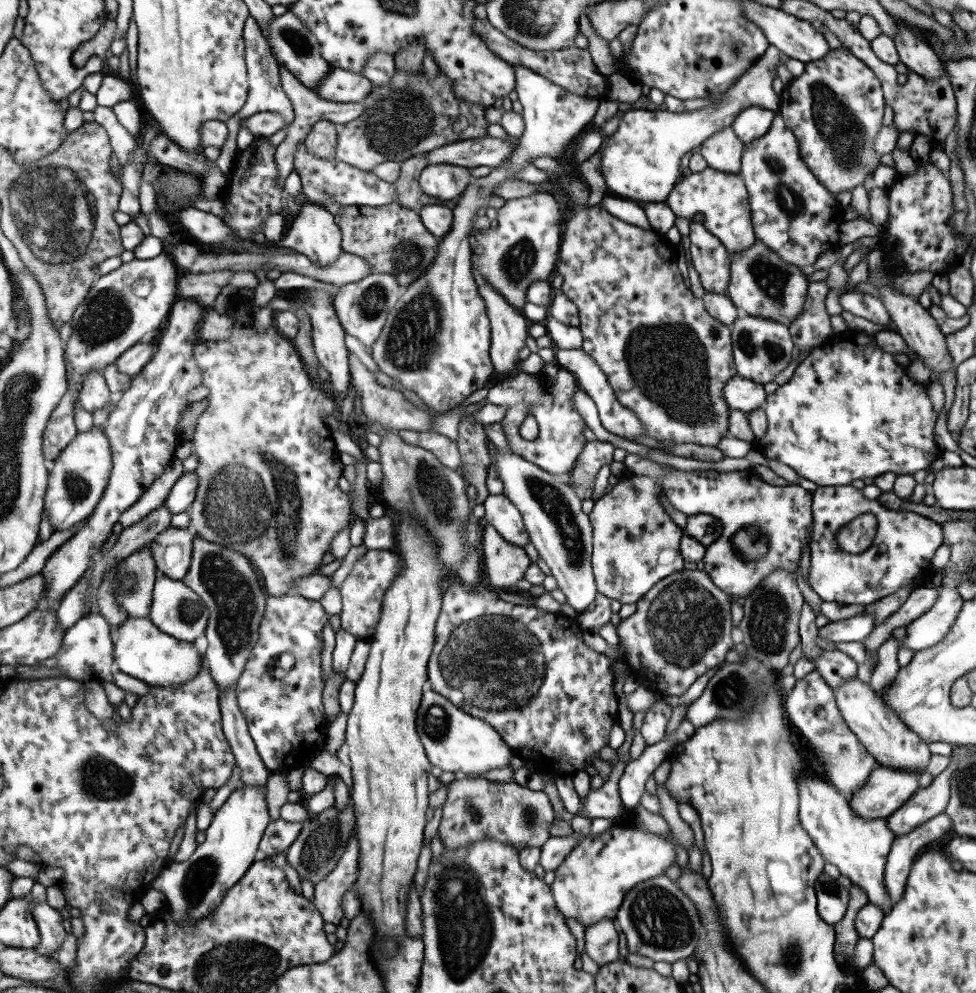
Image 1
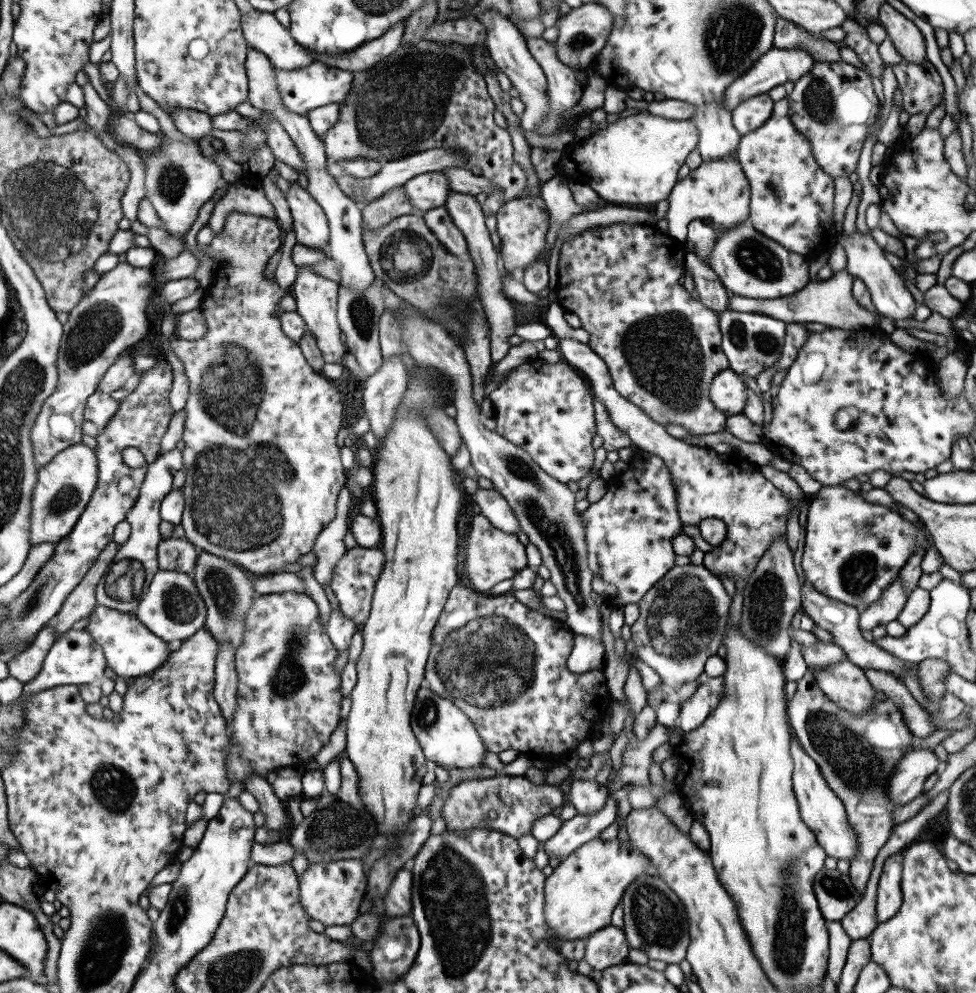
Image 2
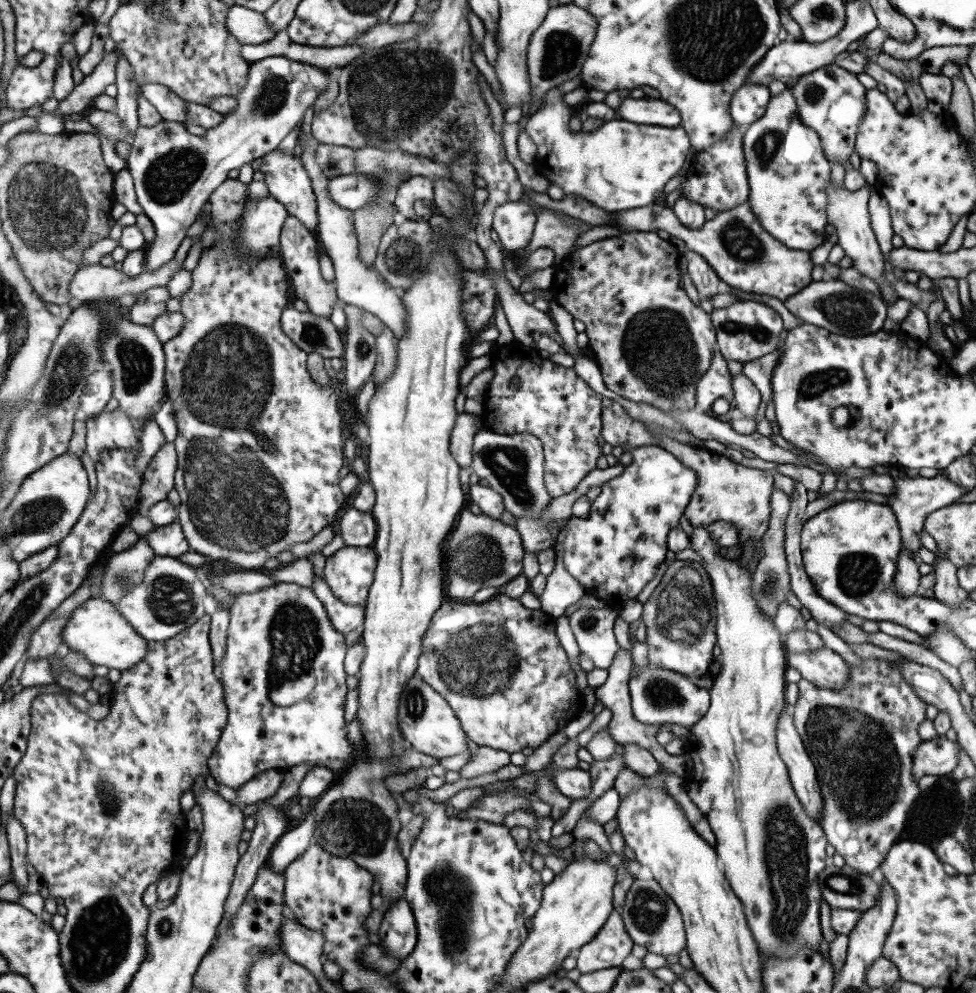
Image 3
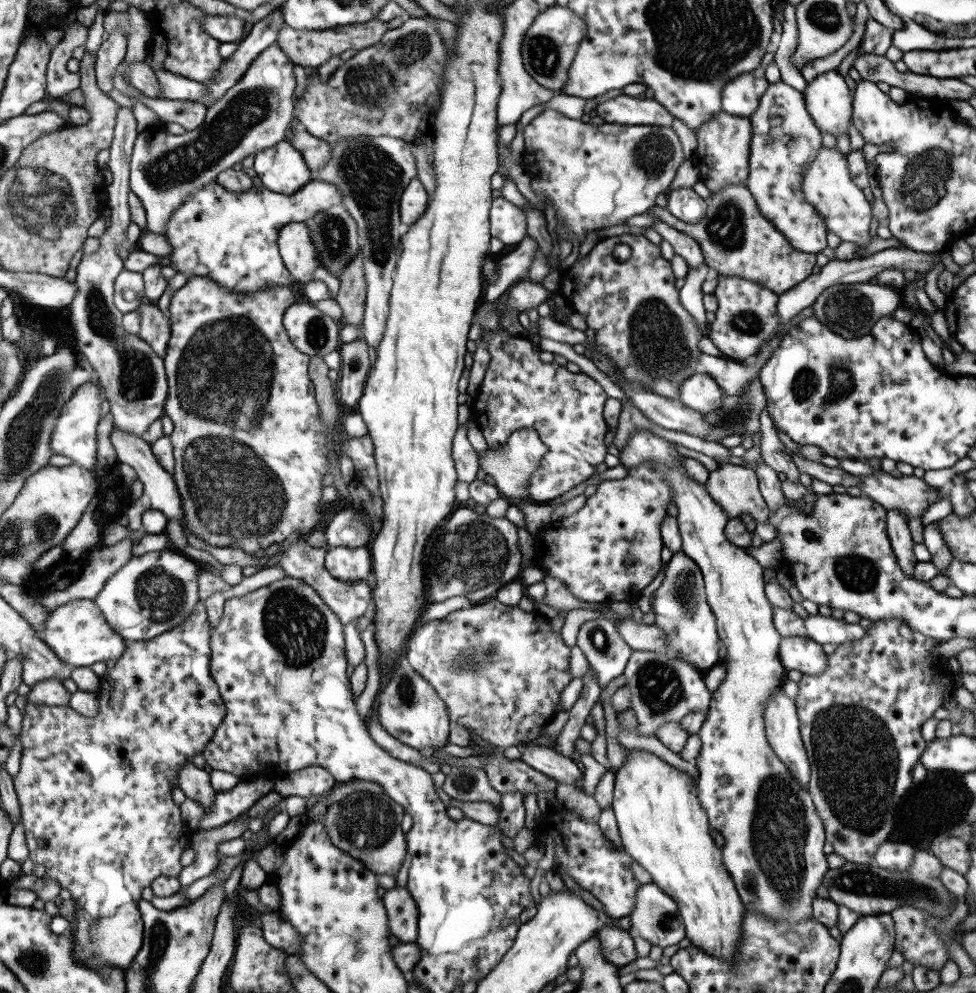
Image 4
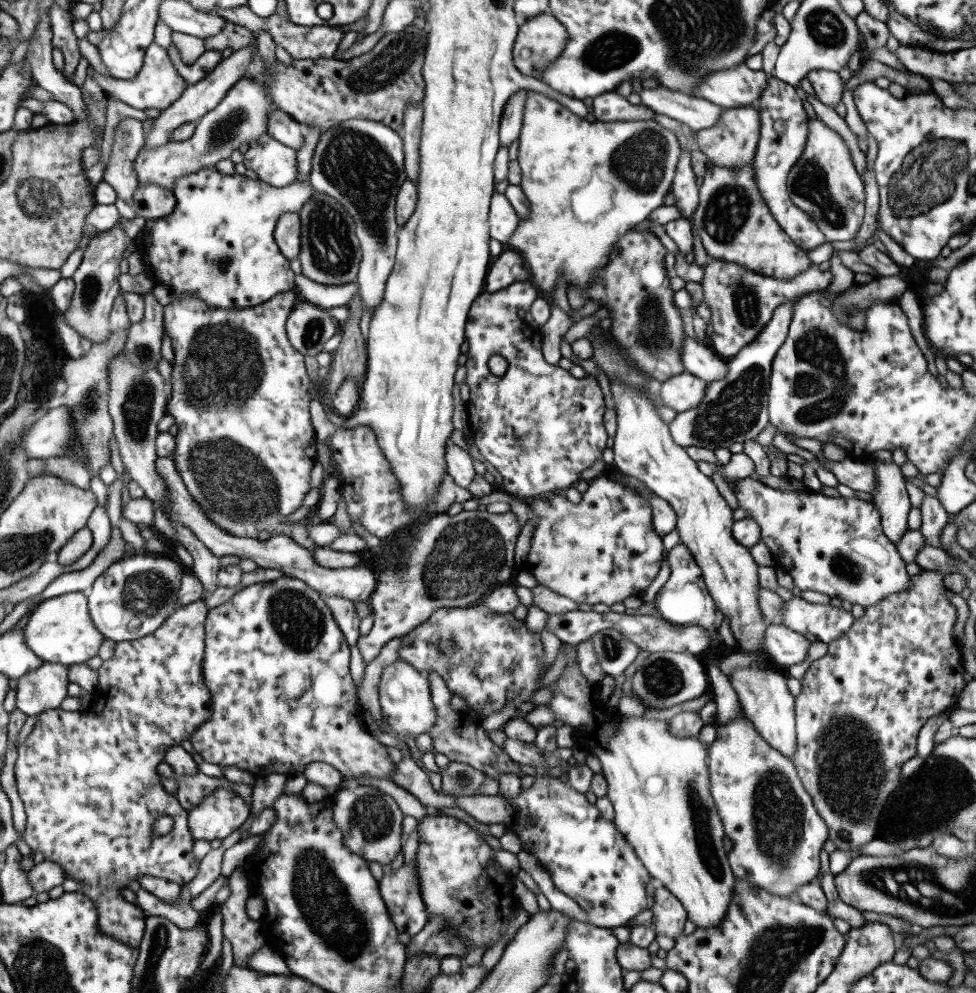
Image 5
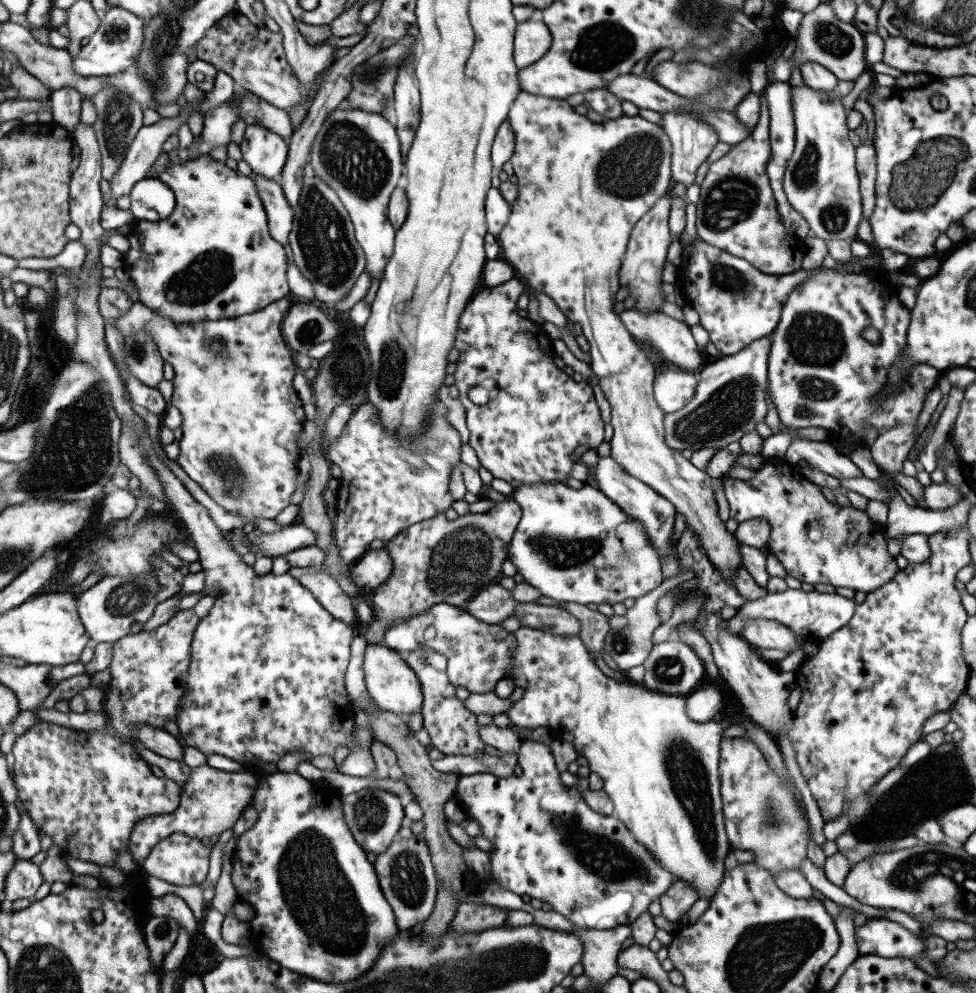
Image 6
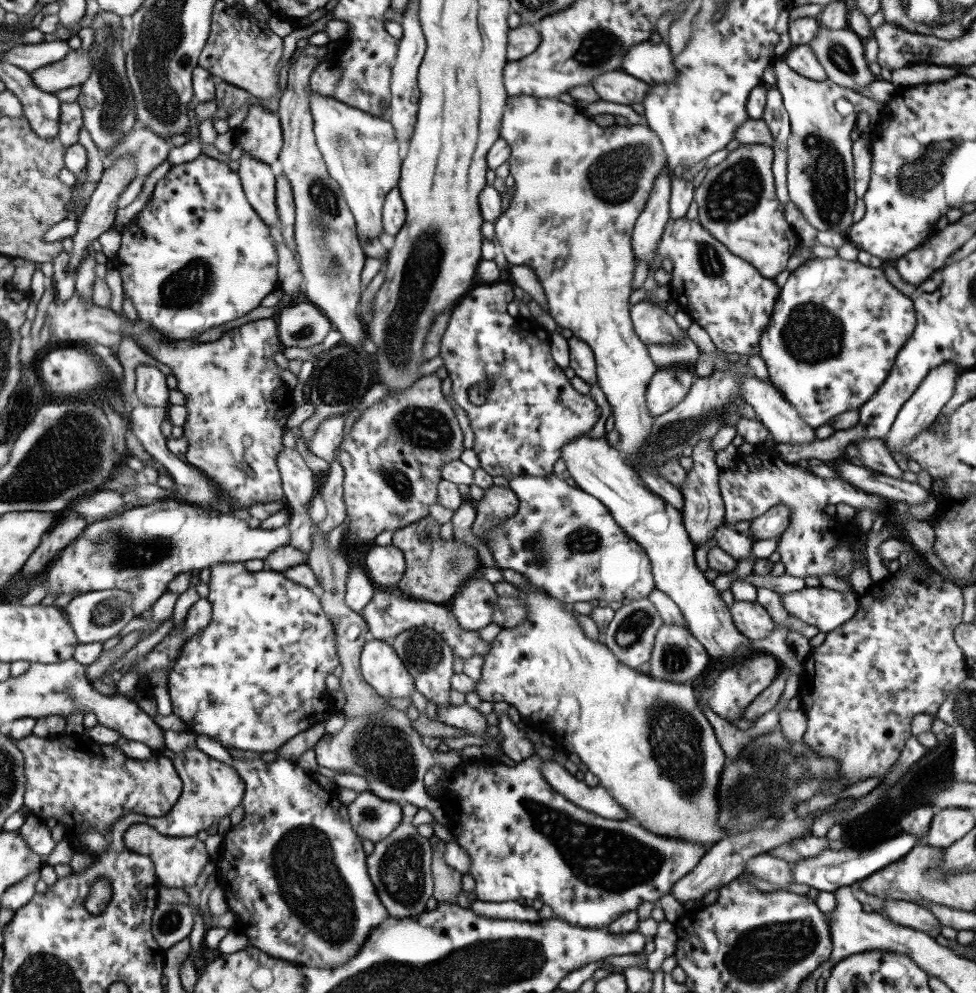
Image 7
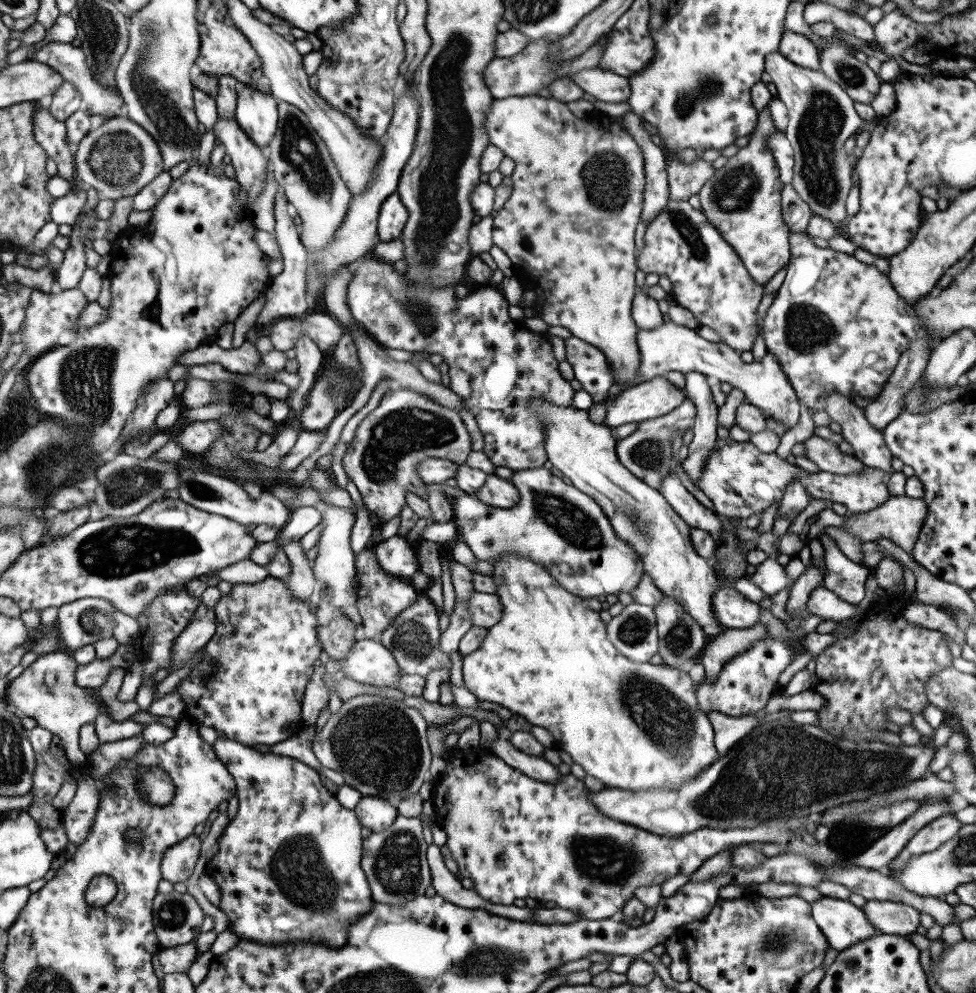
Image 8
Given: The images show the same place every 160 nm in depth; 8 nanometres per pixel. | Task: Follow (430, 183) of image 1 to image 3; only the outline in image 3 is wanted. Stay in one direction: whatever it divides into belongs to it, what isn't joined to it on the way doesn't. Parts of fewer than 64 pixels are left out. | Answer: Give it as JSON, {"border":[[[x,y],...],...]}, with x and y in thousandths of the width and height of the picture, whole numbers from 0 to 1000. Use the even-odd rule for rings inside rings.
{"border":[[[423,177],[407,187],[402,199],[406,213],[422,223],[435,223],[447,213],[442,180]]]}

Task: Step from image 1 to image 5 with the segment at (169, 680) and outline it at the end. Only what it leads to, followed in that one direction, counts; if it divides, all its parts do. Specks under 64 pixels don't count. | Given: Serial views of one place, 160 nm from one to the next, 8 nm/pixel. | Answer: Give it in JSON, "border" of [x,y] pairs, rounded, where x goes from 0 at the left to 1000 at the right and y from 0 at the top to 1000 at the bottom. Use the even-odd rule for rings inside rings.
{"border":[[[88,595],[71,596],[44,604],[30,620],[26,631],[27,646],[39,662],[46,668],[67,669],[91,668],[107,651],[107,638],[99,632],[90,609]]]}

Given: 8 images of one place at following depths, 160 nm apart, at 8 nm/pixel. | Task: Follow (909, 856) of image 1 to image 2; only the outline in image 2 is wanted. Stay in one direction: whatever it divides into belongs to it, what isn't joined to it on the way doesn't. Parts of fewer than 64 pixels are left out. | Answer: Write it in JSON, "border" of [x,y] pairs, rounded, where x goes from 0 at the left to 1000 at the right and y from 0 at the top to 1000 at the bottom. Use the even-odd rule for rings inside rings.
{"border":[[[923,858],[911,862],[904,871],[899,888],[897,918],[899,932],[919,919],[923,910]]]}

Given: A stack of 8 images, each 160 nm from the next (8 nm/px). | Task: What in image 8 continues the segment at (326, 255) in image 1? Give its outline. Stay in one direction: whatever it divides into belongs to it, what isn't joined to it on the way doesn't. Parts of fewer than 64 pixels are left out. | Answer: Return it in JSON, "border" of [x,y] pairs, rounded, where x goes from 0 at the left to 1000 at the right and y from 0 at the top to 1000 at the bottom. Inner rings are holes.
{"border":[[[249,85],[242,94],[242,106],[239,119],[245,129],[268,151],[284,131],[284,101],[280,97],[267,94],[260,87]]]}

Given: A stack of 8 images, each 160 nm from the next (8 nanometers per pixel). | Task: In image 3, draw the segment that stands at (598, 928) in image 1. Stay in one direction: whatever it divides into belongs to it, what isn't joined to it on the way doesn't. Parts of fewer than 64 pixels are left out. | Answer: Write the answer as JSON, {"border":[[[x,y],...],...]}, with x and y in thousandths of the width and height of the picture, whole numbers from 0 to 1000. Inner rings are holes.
{"border":[[[626,916],[612,942],[608,943],[603,950],[592,955],[590,975],[597,981],[636,973],[636,969],[640,967],[649,953],[638,934],[635,919]]]}

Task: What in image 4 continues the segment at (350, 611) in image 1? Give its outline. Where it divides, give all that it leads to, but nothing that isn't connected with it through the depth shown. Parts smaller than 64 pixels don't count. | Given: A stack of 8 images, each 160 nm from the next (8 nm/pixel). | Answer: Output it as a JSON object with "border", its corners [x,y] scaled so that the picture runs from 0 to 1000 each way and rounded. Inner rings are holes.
{"border":[[[377,549],[366,552],[338,551],[332,560],[332,571],[341,582],[351,586],[375,584],[381,576]]]}

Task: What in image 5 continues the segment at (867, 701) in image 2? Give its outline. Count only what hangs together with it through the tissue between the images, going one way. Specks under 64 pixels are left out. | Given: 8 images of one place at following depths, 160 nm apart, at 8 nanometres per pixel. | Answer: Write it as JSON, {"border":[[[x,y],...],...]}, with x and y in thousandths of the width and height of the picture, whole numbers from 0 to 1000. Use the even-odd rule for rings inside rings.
{"border":[[[788,628],[784,631],[783,647],[781,647],[783,659],[790,671],[797,674],[803,675],[823,667],[829,649],[829,645],[824,640],[801,628]]]}

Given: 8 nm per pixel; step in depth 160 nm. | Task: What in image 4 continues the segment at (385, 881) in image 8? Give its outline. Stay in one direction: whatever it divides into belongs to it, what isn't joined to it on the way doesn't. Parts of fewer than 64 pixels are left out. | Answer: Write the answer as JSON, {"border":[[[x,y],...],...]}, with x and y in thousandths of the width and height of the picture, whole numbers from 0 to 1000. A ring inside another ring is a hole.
{"border":[[[407,892],[397,896],[390,904],[395,916],[397,936],[409,950],[423,950],[427,946],[428,918],[417,895]]]}

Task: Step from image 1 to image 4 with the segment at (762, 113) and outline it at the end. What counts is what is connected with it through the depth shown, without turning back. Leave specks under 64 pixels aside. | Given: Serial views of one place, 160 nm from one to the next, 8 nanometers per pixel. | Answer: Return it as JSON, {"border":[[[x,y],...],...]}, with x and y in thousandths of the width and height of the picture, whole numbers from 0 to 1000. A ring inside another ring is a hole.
{"border":[[[790,53],[783,54],[776,68],[758,75],[743,85],[738,101],[741,112],[751,117],[768,119],[786,89],[783,69],[791,59]]]}

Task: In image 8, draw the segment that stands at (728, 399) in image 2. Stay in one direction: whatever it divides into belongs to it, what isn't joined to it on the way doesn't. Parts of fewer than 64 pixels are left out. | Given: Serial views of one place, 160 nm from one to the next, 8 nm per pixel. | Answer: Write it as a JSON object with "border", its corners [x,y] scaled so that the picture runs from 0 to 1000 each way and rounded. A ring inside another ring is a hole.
{"border":[[[671,379],[665,383],[657,385],[649,390],[644,390],[627,402],[620,403],[620,419],[616,428],[629,433],[631,430],[642,426],[657,426],[658,424],[674,421],[696,410],[696,407],[703,402],[701,395],[683,385],[680,379]]]}

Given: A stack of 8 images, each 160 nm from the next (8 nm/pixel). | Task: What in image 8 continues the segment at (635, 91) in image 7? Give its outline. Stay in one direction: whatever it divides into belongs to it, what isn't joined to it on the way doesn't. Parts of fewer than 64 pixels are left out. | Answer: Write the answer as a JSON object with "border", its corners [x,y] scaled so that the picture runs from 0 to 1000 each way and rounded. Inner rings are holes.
{"border":[[[598,68],[583,77],[597,93],[616,103],[638,103],[645,96],[642,78],[612,68]]]}

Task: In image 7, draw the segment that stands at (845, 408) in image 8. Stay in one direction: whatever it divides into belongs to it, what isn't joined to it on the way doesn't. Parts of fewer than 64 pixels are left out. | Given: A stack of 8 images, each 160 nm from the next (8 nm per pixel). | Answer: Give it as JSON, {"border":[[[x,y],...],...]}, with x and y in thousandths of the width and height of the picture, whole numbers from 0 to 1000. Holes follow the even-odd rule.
{"border":[[[878,442],[874,446],[880,463],[887,470],[913,481],[924,481],[924,474],[919,470],[916,461],[907,452],[904,442]]]}

